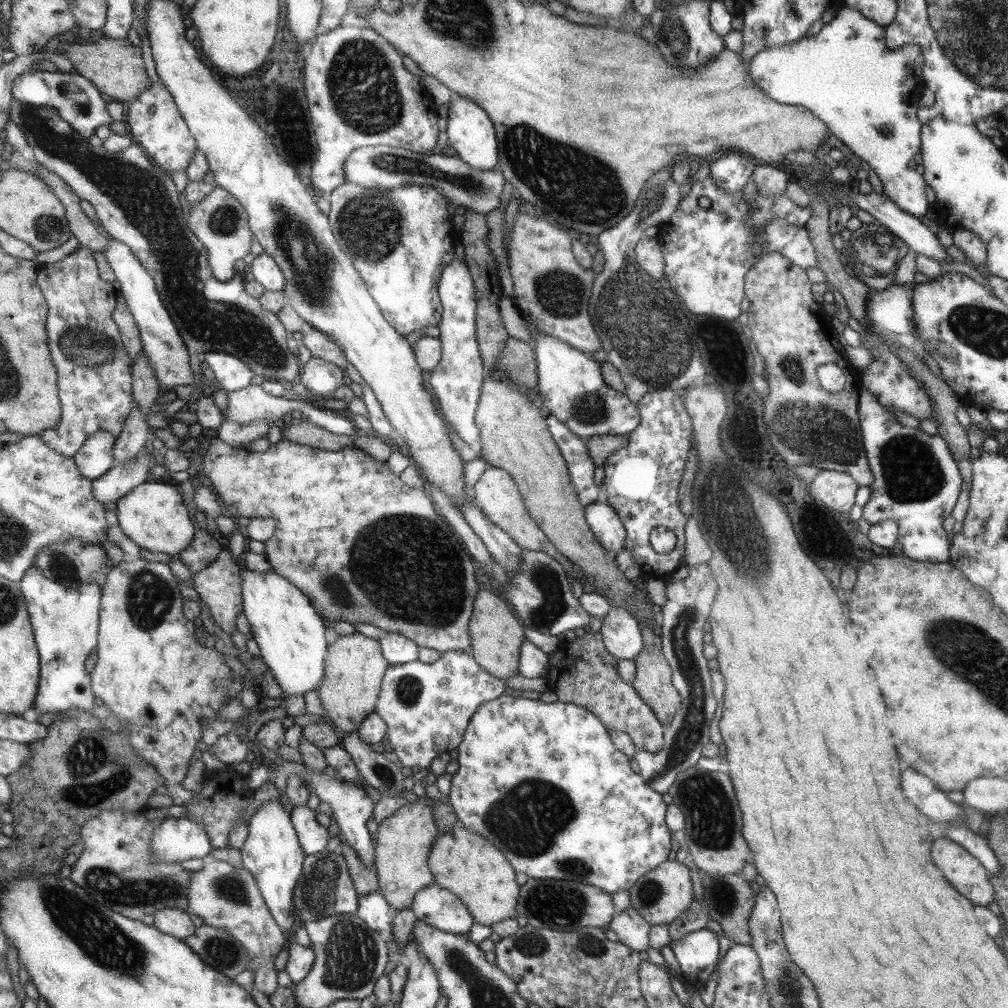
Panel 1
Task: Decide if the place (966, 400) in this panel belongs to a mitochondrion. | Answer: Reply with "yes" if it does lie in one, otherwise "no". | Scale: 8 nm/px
no

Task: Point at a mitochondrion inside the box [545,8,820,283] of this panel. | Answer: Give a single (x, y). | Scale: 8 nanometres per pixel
(675, 37)

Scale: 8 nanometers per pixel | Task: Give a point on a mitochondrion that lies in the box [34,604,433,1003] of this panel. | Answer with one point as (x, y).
(80, 919)

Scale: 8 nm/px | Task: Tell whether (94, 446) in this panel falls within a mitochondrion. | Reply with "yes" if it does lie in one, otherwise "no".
no

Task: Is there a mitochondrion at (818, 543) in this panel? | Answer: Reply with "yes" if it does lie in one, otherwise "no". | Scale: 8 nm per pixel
no

